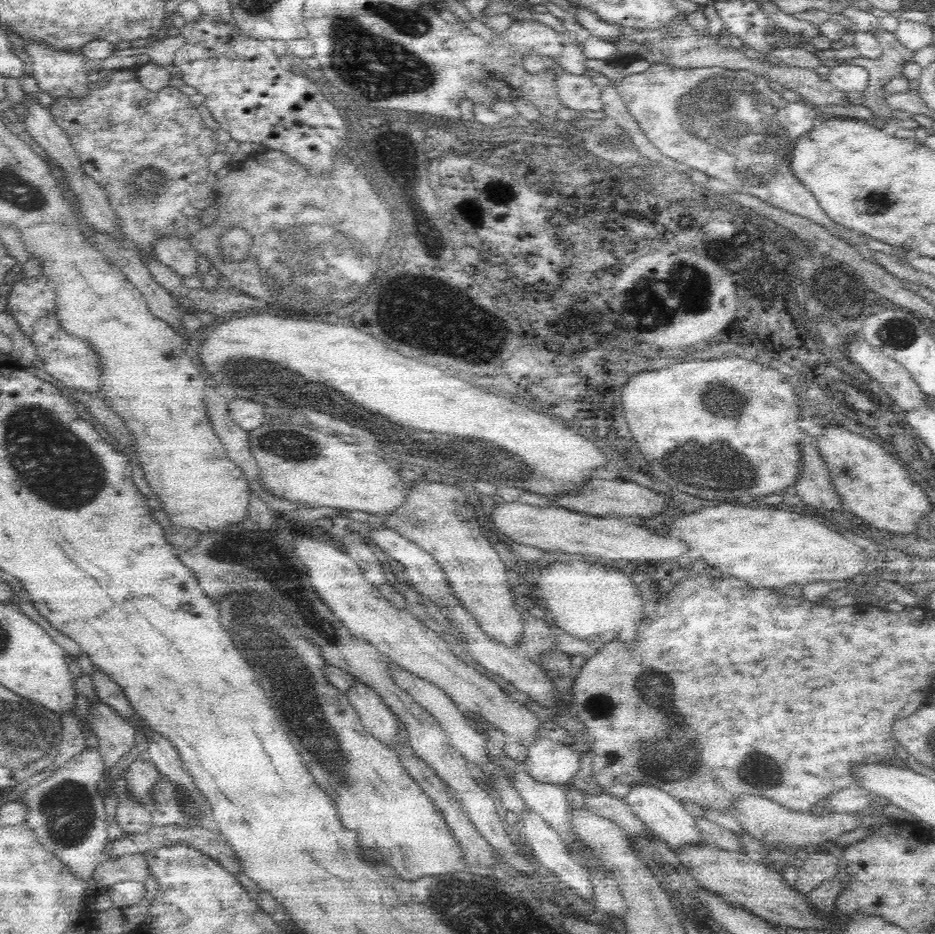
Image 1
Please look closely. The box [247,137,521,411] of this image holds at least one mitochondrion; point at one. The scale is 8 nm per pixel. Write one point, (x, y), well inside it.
(303, 275)

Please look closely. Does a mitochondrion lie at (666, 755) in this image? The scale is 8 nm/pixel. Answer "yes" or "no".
yes

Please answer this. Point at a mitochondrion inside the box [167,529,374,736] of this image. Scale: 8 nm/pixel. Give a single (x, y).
(262, 640)

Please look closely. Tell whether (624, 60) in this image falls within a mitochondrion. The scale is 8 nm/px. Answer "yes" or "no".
no

